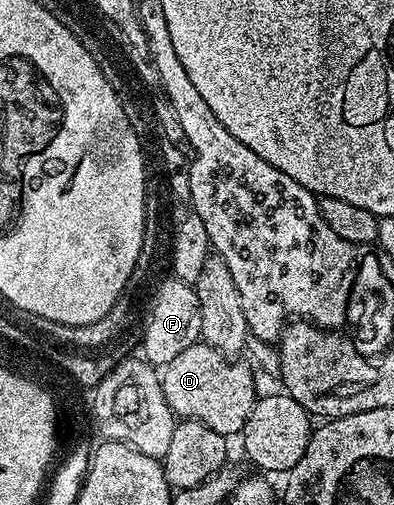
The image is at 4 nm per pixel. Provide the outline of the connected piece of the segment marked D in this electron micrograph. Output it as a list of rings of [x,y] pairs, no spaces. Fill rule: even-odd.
[[[197,341],[190,349],[182,349],[174,361],[163,364],[160,384],[173,415],[202,421],[202,425],[210,425],[214,433],[239,436],[256,404],[258,392],[252,380],[253,368],[247,362],[236,362],[240,361],[233,361],[209,343]]]

